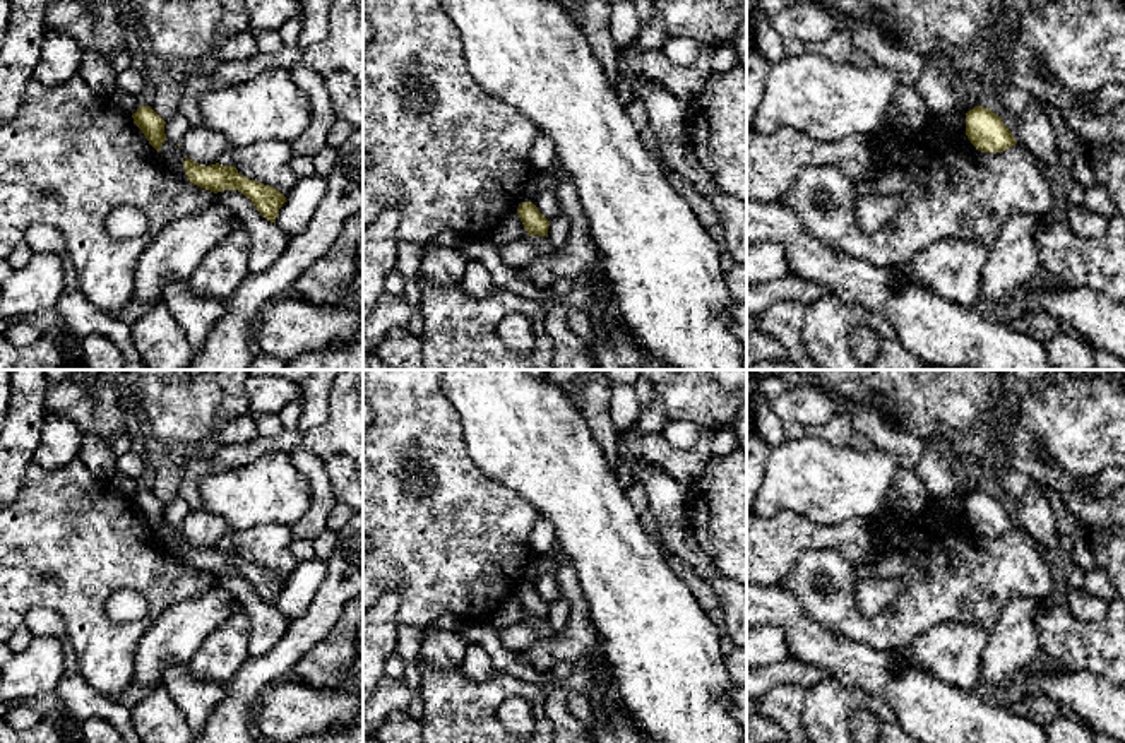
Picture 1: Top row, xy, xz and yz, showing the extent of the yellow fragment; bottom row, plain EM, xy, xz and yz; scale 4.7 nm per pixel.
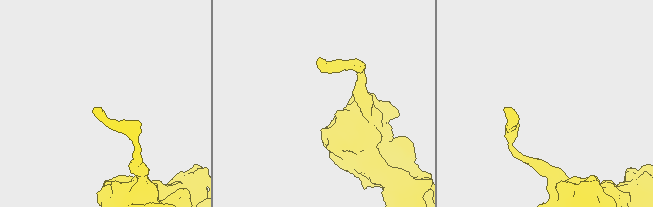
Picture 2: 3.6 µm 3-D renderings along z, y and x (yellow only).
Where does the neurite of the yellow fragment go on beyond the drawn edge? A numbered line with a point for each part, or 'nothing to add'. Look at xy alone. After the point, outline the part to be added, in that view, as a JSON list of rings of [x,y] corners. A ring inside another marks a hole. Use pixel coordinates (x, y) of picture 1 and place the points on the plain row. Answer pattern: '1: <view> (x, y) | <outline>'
nothing to add

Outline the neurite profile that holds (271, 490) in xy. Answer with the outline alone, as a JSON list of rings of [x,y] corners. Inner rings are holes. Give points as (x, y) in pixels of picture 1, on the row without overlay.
[[[267,452],[252,464],[204,476],[199,483],[204,508],[219,515],[231,531],[265,524],[293,526],[310,508],[308,479],[295,467],[288,452]]]

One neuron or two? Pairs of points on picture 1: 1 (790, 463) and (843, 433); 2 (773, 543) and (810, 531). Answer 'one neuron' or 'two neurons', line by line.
1: two neurons
2: one neuron

